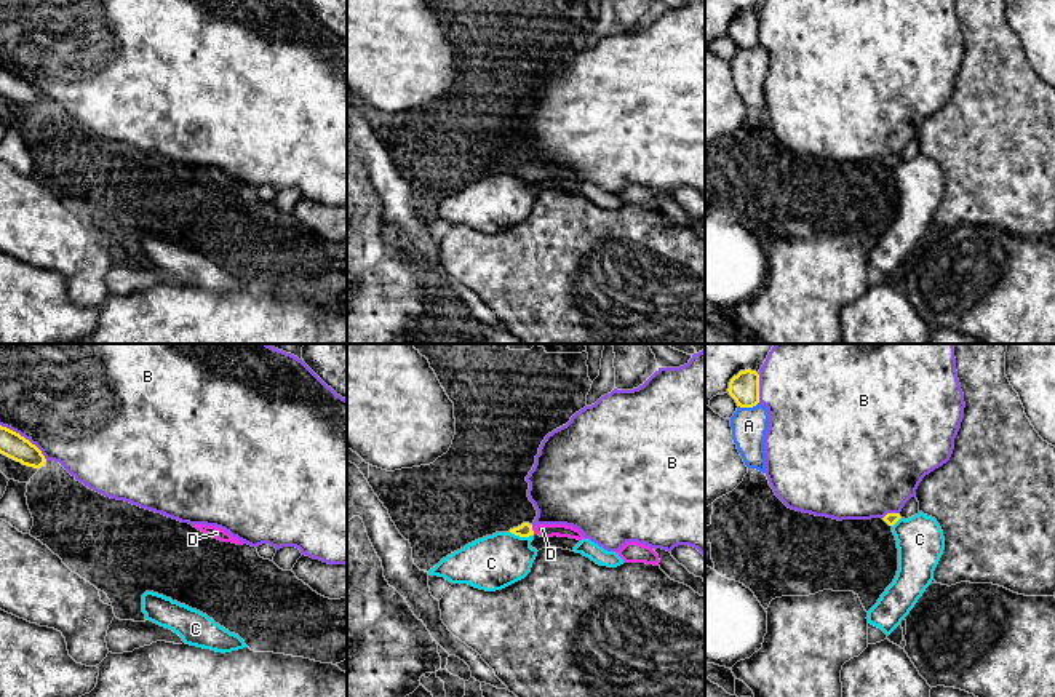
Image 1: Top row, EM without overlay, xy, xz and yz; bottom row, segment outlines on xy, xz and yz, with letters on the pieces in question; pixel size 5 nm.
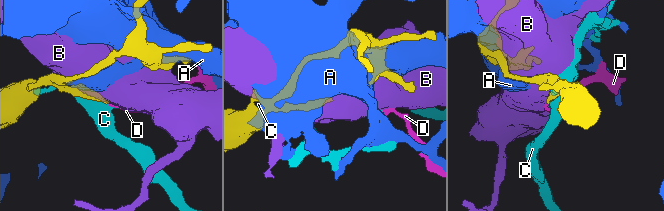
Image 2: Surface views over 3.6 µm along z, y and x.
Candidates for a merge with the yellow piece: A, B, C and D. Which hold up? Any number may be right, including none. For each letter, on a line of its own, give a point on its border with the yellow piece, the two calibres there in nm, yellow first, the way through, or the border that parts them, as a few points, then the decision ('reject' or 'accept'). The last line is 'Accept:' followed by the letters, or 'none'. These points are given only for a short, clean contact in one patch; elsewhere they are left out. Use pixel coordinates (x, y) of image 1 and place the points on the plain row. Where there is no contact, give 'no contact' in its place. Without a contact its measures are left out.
A: meets yellow in yz at (748, 48); 150 nm thick on the yellow side, 180 nm on the other; reject
B: meets yellow in xy at (24, 80); 130 nm thick on the yellow side, 480 nm on the other; reject
C: meets yellow in xz at (521, 178); 70 nm thick on the yellow side, 280 nm on the other; reject
D: meets yellow in xz at (533, 173); 70 nm thick on the yellow side, 60 nm on the other; runs through xz (525, 171), (533, 173), (542, 171); accept
Accept: D

